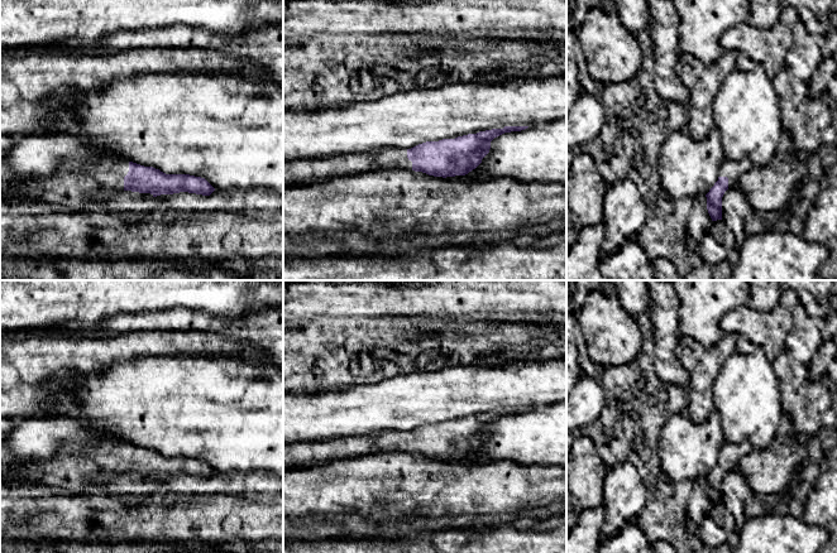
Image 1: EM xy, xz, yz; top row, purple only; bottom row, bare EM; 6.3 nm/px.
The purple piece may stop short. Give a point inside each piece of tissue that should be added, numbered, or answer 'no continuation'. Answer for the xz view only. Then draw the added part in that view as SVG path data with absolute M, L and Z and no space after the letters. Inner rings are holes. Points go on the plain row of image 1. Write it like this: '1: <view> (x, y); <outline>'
1: xz (296, 456); M377 432L364 437L340 437L325 442L283 443L283 470L302 470L326 462L382 453L412 453L407 432Z

